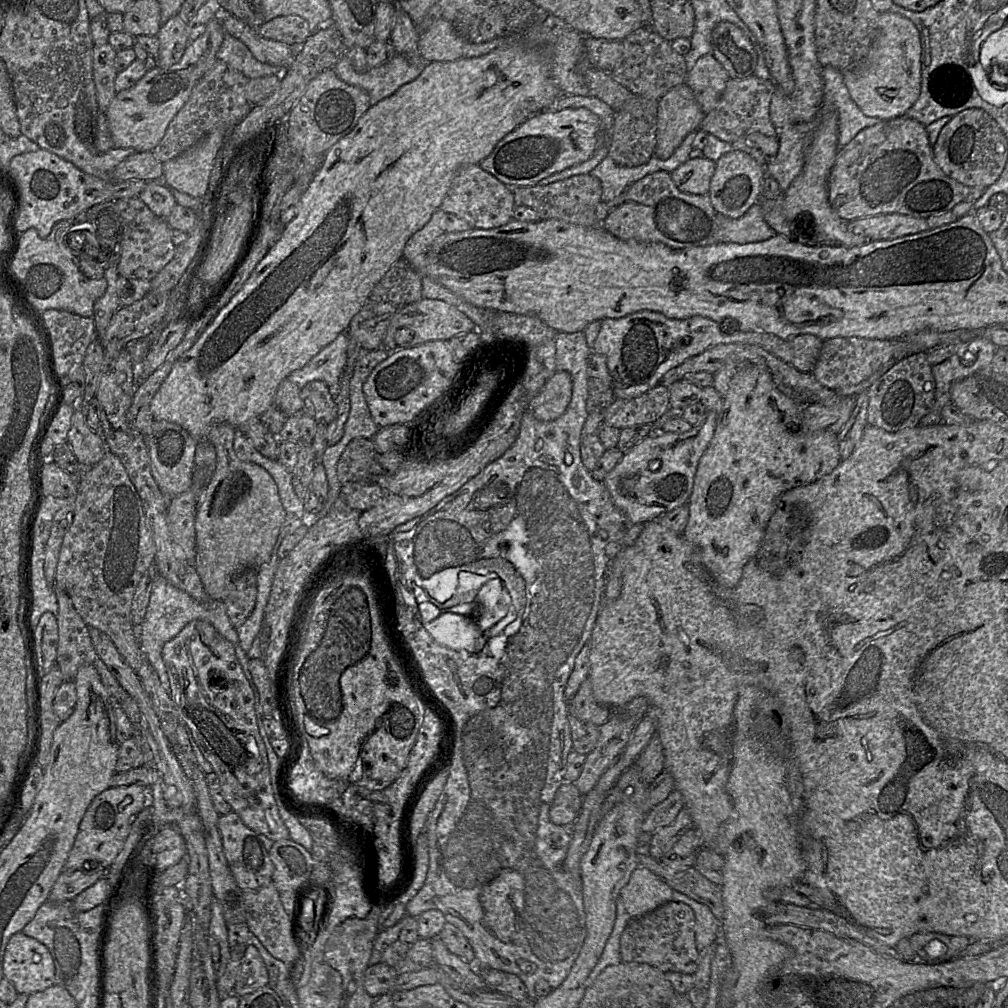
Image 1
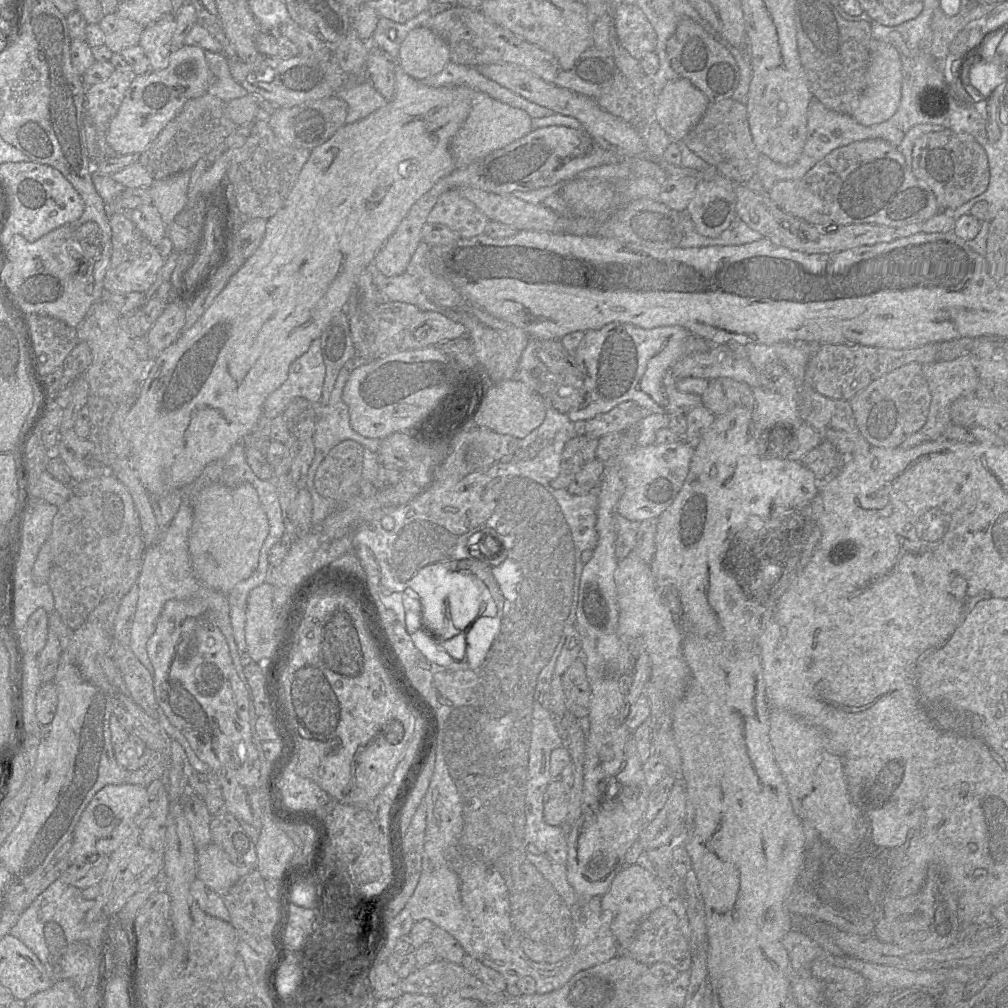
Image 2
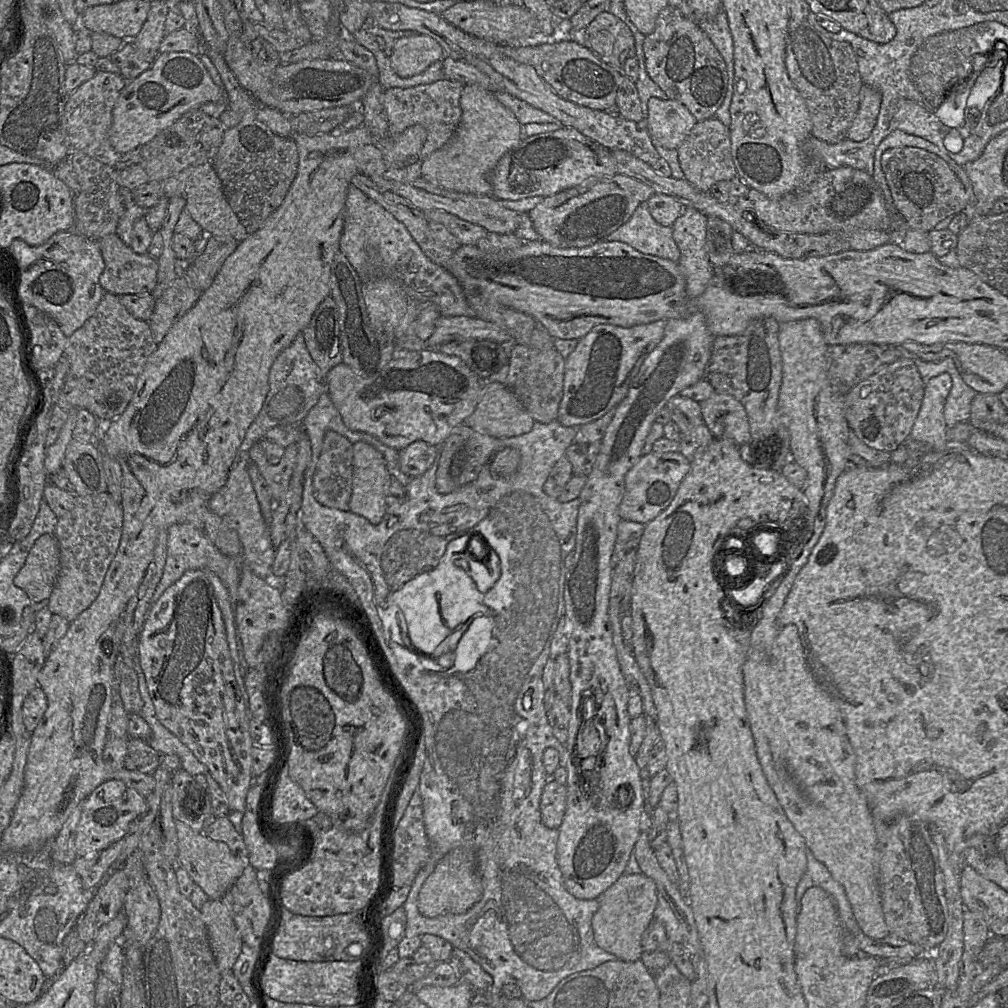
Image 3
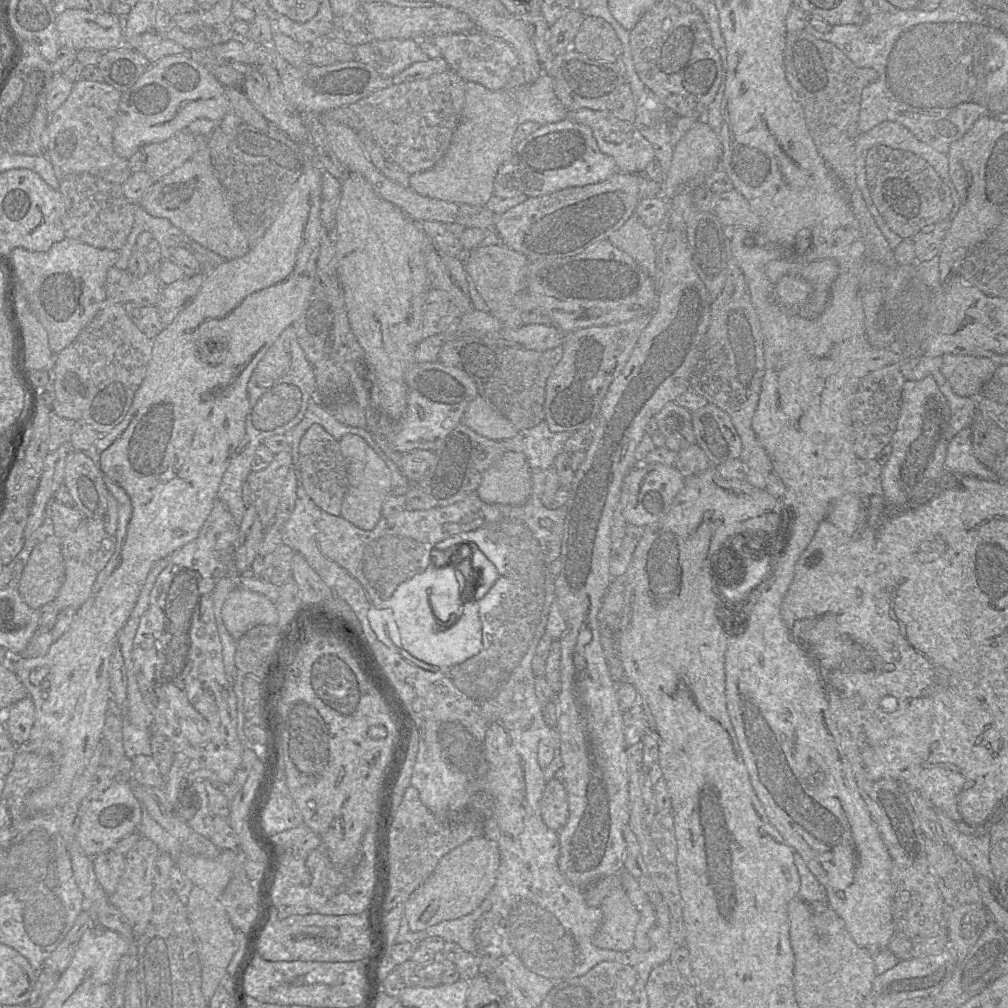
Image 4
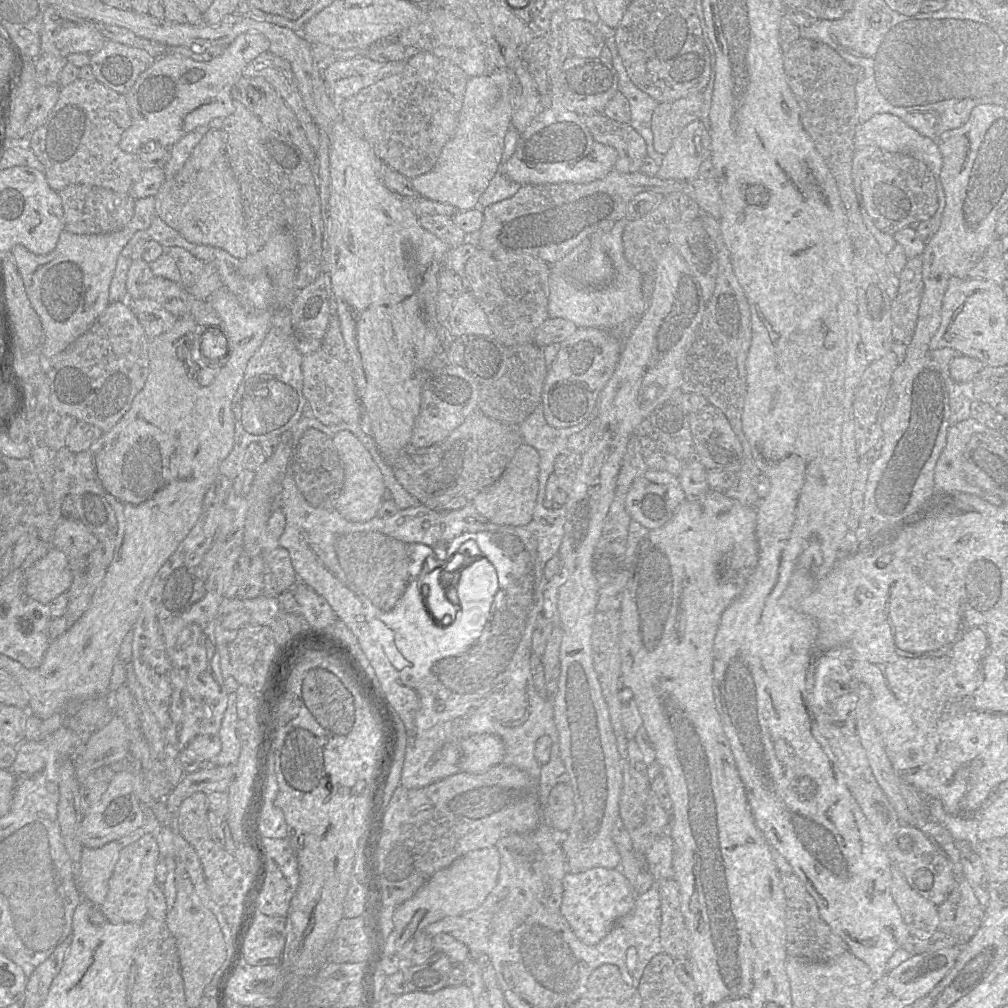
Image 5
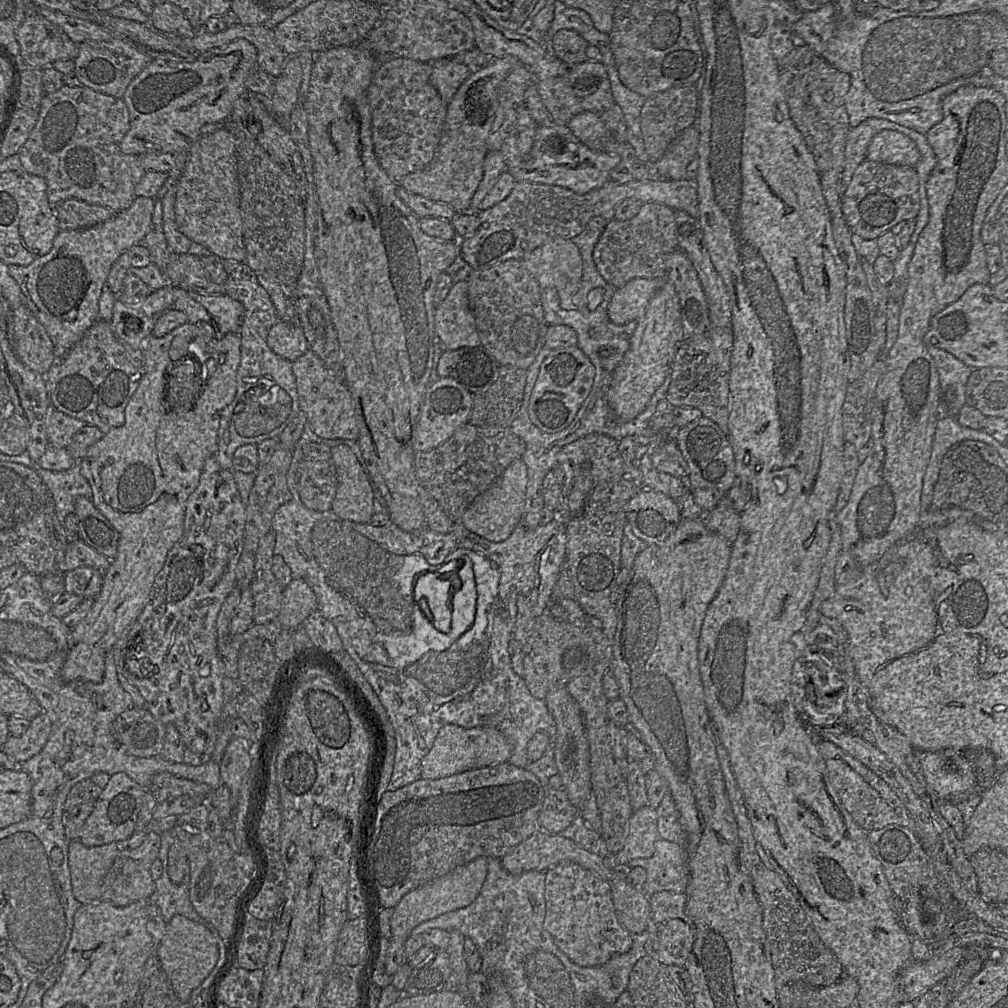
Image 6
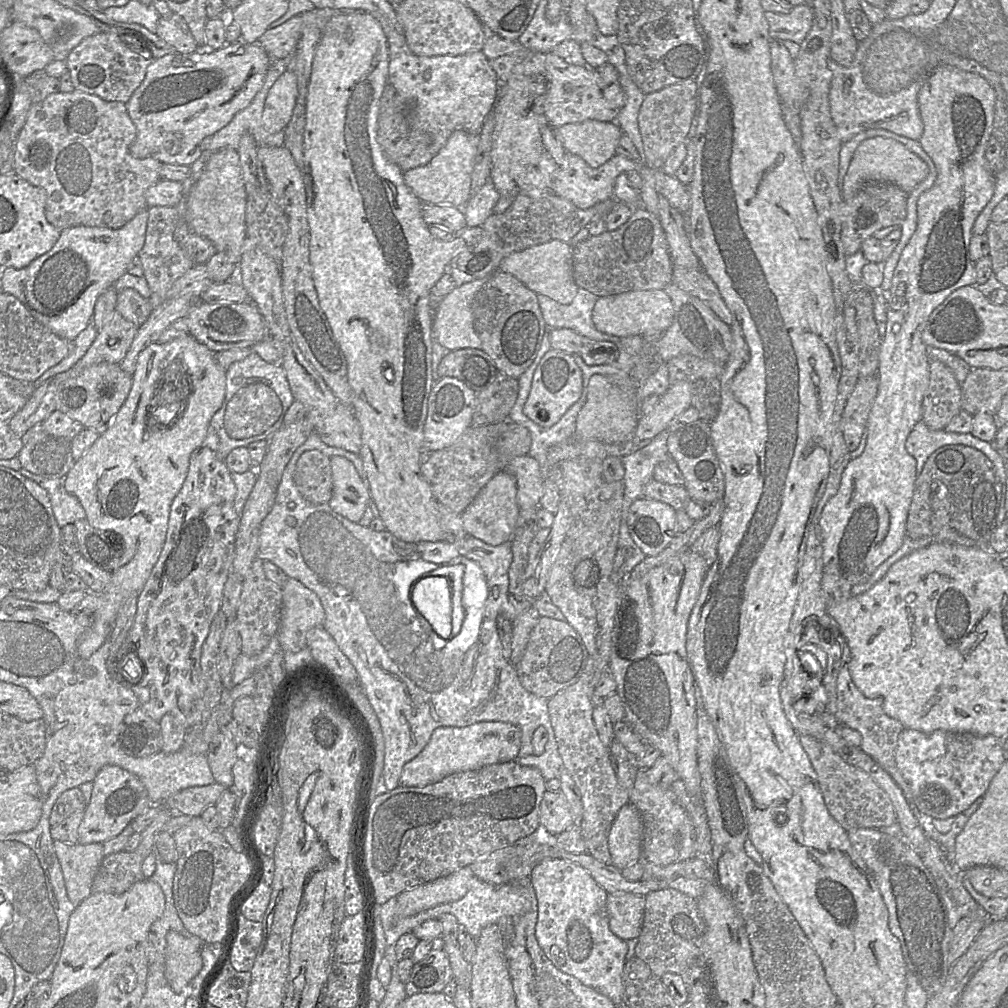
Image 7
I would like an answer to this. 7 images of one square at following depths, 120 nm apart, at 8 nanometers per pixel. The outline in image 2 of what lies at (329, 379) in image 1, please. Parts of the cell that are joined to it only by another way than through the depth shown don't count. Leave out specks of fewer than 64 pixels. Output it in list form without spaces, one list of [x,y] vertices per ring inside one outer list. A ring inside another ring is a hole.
[[[317,339],[303,356],[291,364],[284,384],[267,398],[263,417],[273,420],[281,416],[296,398],[303,398],[314,406],[320,406],[325,377],[326,366],[320,339]]]

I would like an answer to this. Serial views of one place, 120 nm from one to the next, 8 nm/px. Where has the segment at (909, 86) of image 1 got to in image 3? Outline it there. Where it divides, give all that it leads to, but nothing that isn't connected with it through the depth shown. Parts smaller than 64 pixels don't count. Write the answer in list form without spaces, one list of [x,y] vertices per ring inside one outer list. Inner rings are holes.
[[[863,84],[859,107],[847,130],[846,138],[859,142],[871,134],[877,121],[881,102],[881,93],[875,88]]]

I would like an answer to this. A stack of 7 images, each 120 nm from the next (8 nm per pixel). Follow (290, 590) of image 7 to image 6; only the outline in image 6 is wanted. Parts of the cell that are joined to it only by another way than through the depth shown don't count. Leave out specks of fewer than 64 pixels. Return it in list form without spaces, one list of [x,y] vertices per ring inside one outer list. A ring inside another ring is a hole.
[[[292,579],[282,593],[278,614],[281,628],[293,631],[315,611],[318,611],[318,602],[314,592],[303,580]]]

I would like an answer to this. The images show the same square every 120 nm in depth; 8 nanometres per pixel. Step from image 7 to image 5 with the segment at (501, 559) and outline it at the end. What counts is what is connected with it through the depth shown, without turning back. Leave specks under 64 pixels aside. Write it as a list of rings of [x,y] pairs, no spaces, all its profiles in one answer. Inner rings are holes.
[[[533,513],[528,524],[508,527],[506,531],[492,534],[518,537],[530,553],[534,569],[543,568],[544,573],[546,563],[559,552],[564,535],[565,520],[559,517],[558,524],[546,524],[545,520],[536,518]]]

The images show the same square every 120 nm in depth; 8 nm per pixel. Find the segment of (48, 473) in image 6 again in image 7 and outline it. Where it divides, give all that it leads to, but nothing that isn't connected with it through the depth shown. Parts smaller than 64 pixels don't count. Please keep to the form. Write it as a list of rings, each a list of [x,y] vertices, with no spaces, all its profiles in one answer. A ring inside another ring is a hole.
[[[64,478],[42,480],[39,484],[48,493],[55,519],[60,528],[86,517],[78,498],[66,491]]]

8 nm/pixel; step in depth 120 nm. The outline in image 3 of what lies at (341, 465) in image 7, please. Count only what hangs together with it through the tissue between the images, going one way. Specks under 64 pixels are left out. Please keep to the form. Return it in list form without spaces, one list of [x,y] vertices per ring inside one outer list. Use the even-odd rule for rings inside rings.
[[[358,441],[353,444],[353,482],[349,510],[366,518],[370,523],[379,524],[385,515],[386,493],[391,475],[383,455],[372,445]]]

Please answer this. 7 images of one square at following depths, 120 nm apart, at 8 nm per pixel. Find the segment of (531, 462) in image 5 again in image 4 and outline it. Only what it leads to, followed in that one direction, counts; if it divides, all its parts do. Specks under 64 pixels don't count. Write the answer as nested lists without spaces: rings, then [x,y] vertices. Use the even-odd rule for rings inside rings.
[[[507,450],[484,474],[476,490],[489,504],[521,506],[531,494],[531,472],[522,452]]]

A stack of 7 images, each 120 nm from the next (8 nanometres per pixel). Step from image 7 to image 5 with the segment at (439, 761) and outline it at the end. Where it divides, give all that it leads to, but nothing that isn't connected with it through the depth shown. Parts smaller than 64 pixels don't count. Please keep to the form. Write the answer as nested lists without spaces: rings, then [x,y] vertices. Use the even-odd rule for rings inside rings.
[[[491,734],[469,736],[461,741],[460,772],[480,774],[503,762],[506,747]]]

